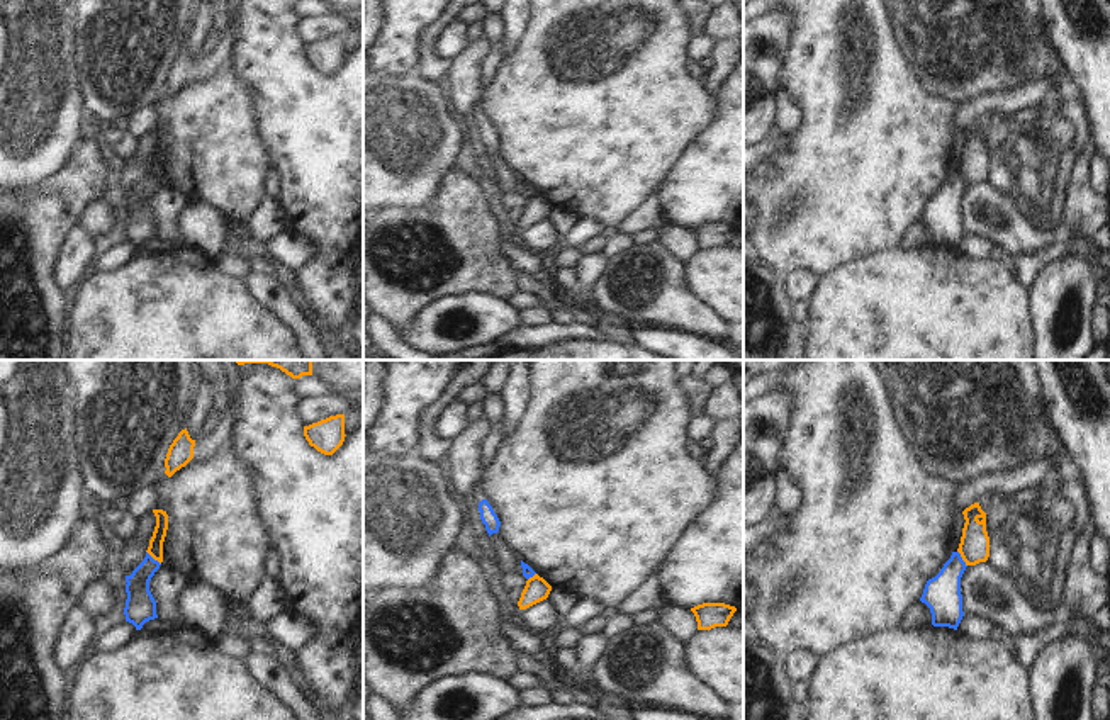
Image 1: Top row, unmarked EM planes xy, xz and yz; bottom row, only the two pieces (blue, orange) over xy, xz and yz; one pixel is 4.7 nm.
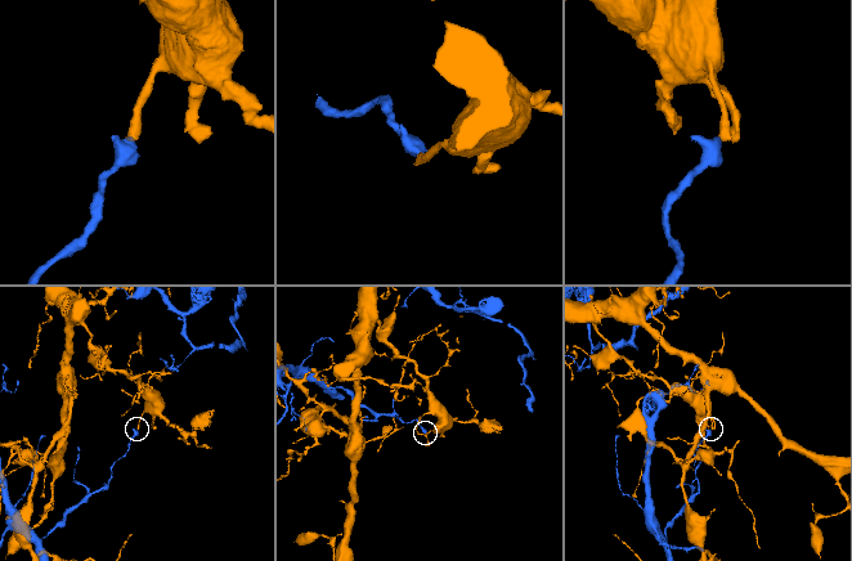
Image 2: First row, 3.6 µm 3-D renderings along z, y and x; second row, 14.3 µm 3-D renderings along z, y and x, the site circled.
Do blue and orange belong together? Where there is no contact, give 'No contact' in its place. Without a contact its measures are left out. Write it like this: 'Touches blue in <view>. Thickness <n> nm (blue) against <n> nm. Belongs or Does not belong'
Touches blue in xy. Thickness 140 nm (blue) against 70 nm. Does not belong

